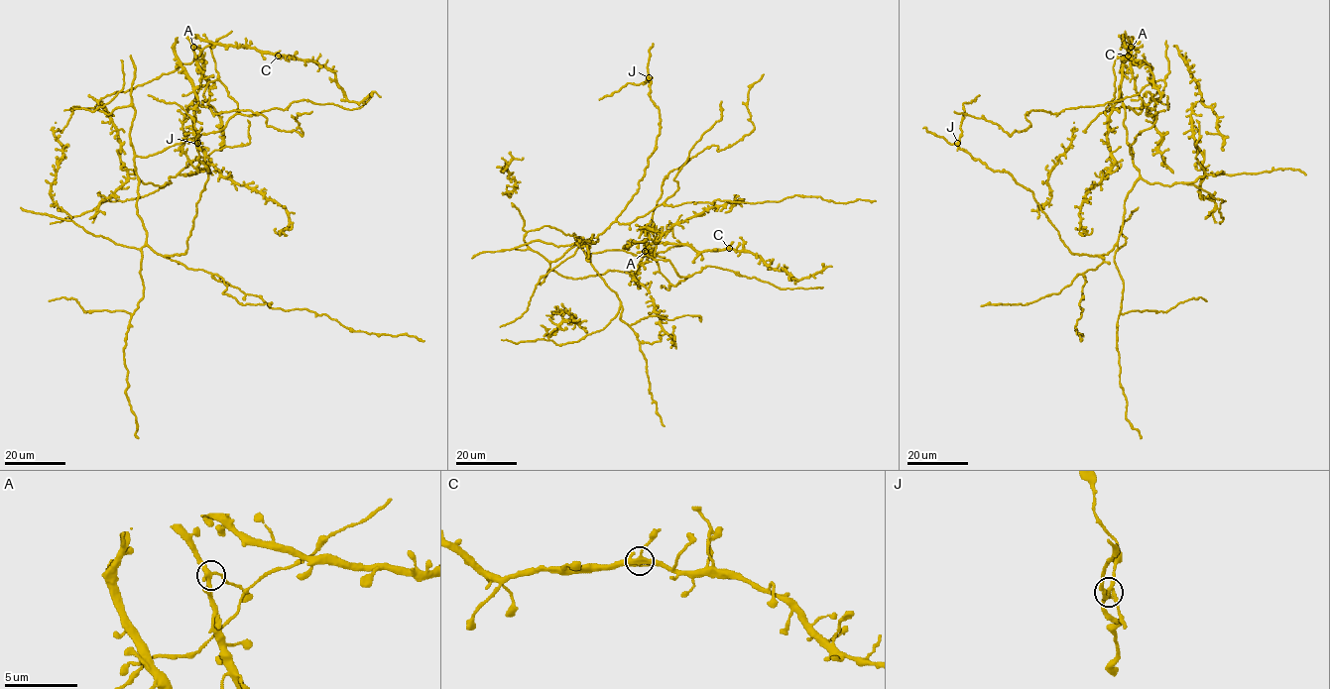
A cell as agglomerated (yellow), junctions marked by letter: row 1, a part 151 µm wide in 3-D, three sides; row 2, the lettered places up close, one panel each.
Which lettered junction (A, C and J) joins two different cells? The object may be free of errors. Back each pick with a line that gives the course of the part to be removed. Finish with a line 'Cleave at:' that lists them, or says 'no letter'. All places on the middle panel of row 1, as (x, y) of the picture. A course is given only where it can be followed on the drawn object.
J: Course of the part to remove: (649, 77), (650, 81), (625, 84), (599, 100)
Cleave at: J

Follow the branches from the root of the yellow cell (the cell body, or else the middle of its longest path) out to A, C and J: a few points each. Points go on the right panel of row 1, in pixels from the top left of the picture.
A: (1133, 157), (1123, 106), (1138, 114), (1157, 89), (1150, 77), (1151, 66), (1138, 62), (1138, 50), (1131, 47)
C: (1133, 157), (1123, 106), (1138, 114), (1157, 89), (1151, 66), (1136, 61), (1128, 40), (1128, 56)
J: (1133, 157), (1140, 175), (1125, 199), (1118, 243), (1101, 256), (1078, 255), (1060, 238), (1031, 191), (957, 143)

